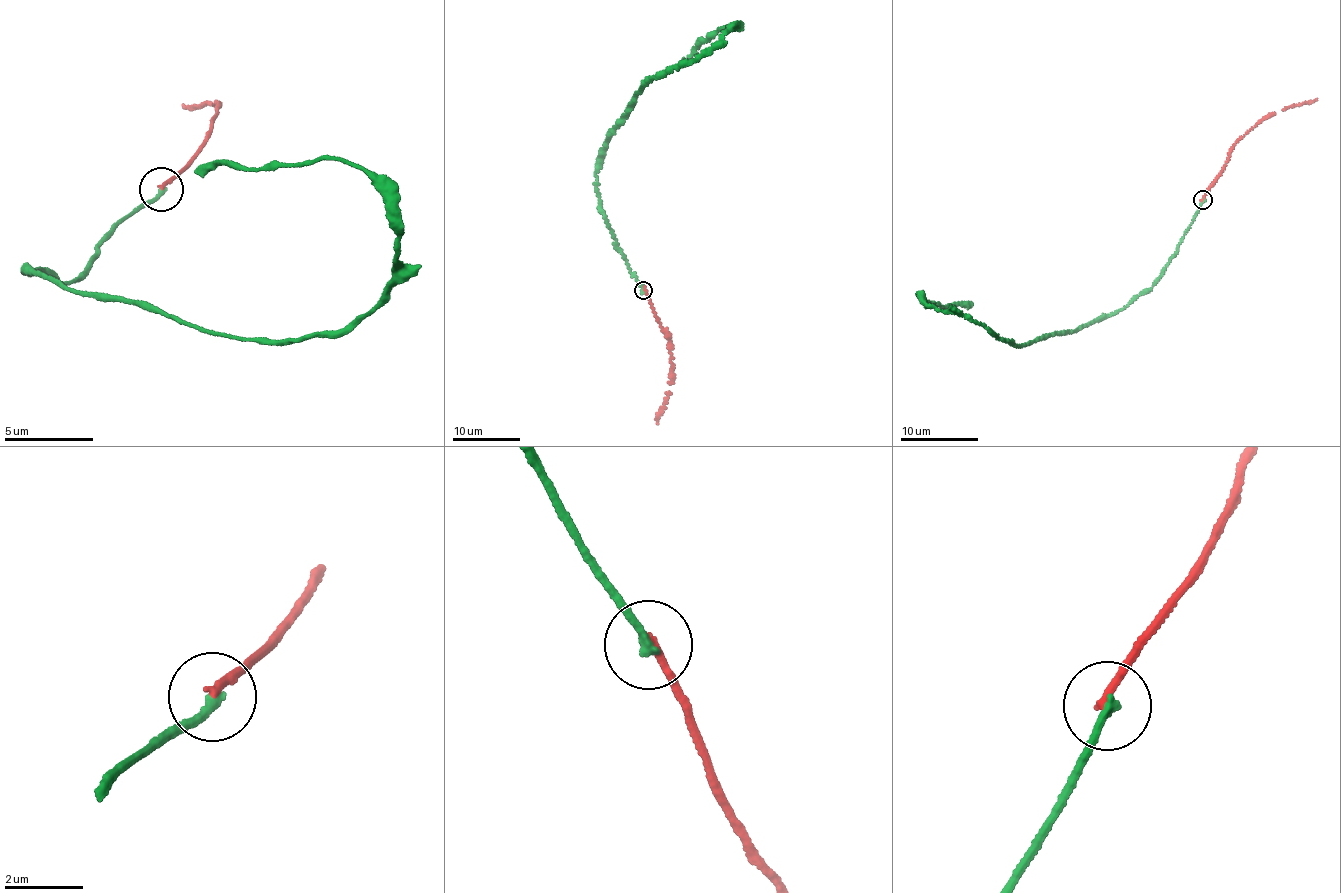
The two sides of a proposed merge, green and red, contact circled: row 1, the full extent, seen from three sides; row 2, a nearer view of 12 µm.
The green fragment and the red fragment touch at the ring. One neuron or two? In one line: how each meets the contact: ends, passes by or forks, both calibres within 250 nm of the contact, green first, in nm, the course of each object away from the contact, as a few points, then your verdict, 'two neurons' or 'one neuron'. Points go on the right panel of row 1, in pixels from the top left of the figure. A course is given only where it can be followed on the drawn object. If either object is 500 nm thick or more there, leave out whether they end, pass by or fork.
green ends there; red ends there; 260 nm thick on the green side, 200 nm on the other; green runs (1203, 199), (1150, 288), (1083, 325), (1014, 345), (920, 296), (946, 308), (973, 303); red runs (1203, 199), (1223, 170), (1230, 150), (1247, 132), (1282, 110), (1317, 98); two neurons

